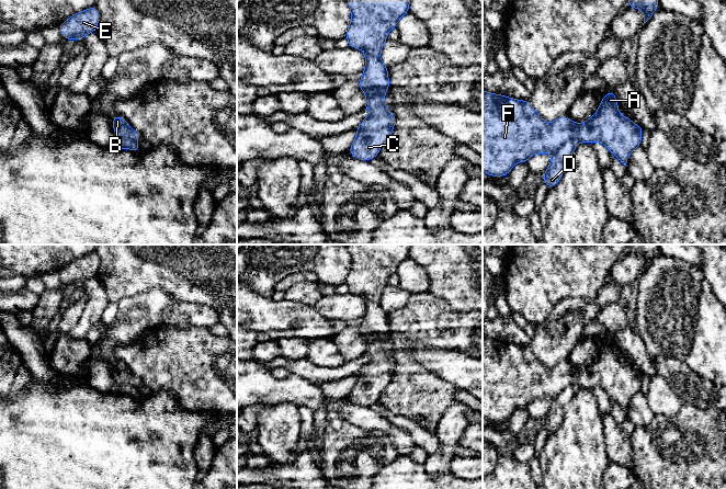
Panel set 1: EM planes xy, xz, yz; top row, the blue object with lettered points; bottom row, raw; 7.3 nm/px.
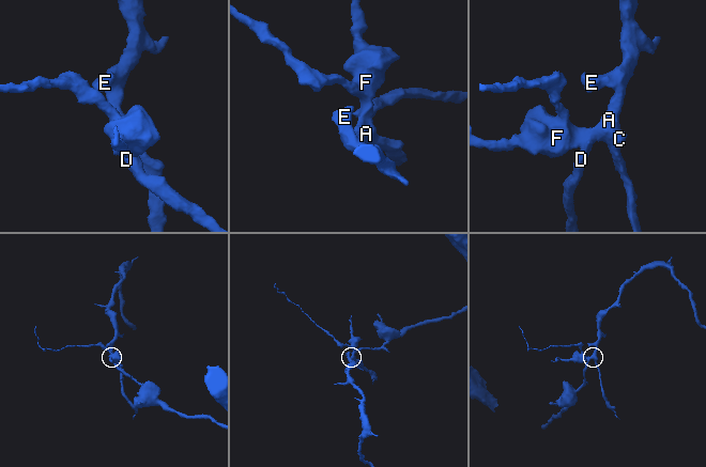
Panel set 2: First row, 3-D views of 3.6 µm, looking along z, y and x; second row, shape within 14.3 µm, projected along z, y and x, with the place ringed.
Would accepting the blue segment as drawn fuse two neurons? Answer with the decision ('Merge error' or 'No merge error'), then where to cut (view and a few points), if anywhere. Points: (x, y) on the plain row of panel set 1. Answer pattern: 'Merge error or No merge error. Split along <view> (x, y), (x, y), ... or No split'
Merge error. Split along yz (577, 386), (566, 386), (553, 399)

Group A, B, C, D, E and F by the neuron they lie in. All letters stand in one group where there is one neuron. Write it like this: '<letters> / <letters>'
A B C E F / D

